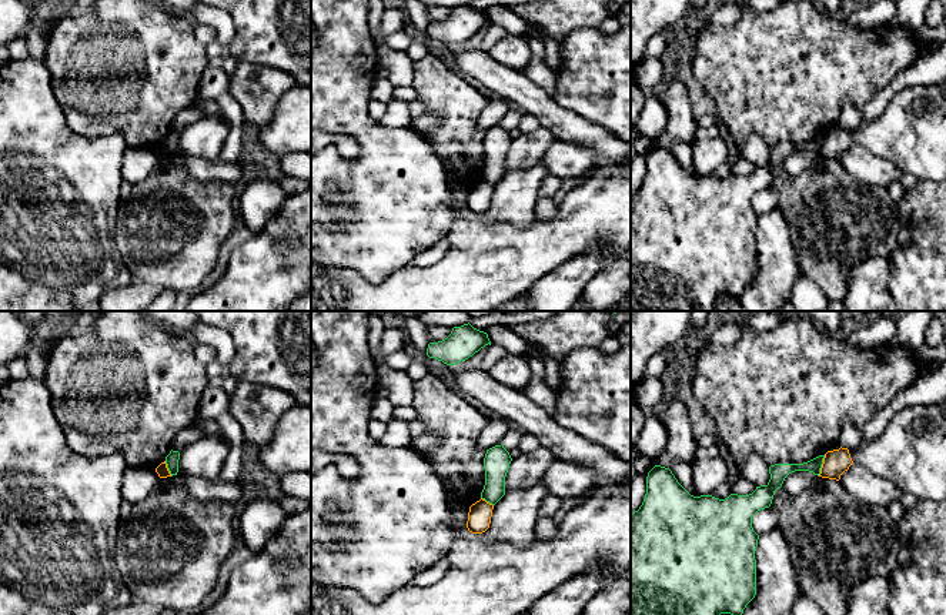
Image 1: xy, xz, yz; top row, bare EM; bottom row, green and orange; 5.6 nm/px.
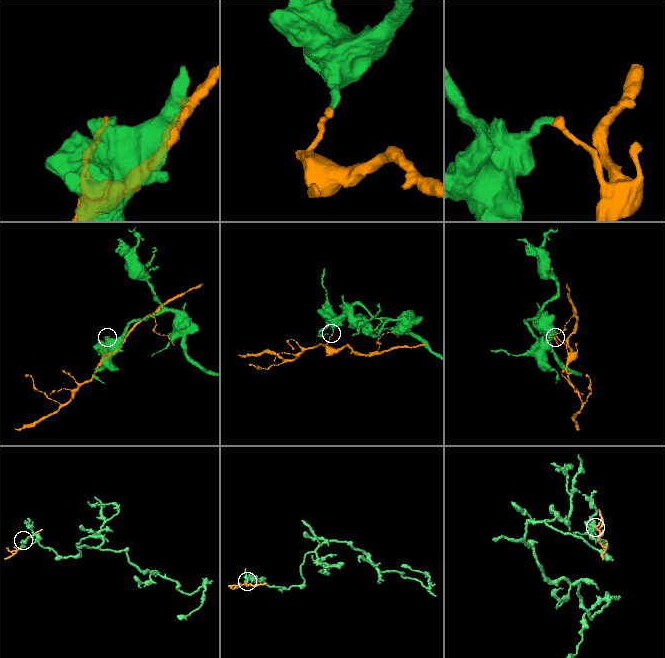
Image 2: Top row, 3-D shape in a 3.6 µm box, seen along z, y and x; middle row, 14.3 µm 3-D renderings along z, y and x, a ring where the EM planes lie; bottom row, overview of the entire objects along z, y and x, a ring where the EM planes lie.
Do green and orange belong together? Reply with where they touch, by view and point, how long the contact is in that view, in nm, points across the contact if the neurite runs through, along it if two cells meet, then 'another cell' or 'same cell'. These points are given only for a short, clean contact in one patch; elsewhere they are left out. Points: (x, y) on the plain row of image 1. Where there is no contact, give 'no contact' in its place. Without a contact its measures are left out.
yz (821, 146) | 130 nm | along yz (825, 136), (818, 156) | another cell

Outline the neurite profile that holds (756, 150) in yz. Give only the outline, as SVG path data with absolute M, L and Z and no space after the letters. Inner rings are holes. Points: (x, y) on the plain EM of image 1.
M752 134L748 137L741 157L752 161L755 166L768 166L770 160L769 144L758 134Z

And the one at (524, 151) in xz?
M542 126L527 136L514 138L505 157L505 173L532 167L555 140L552 131Z

